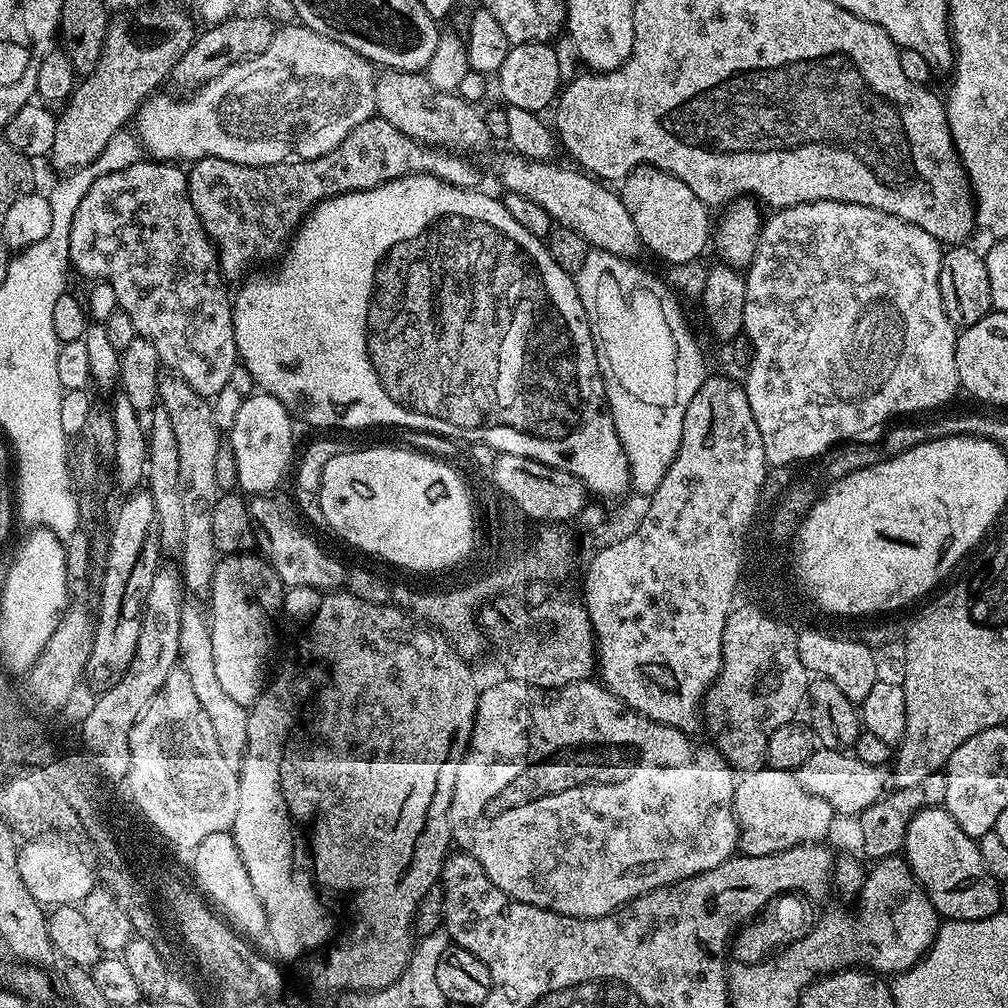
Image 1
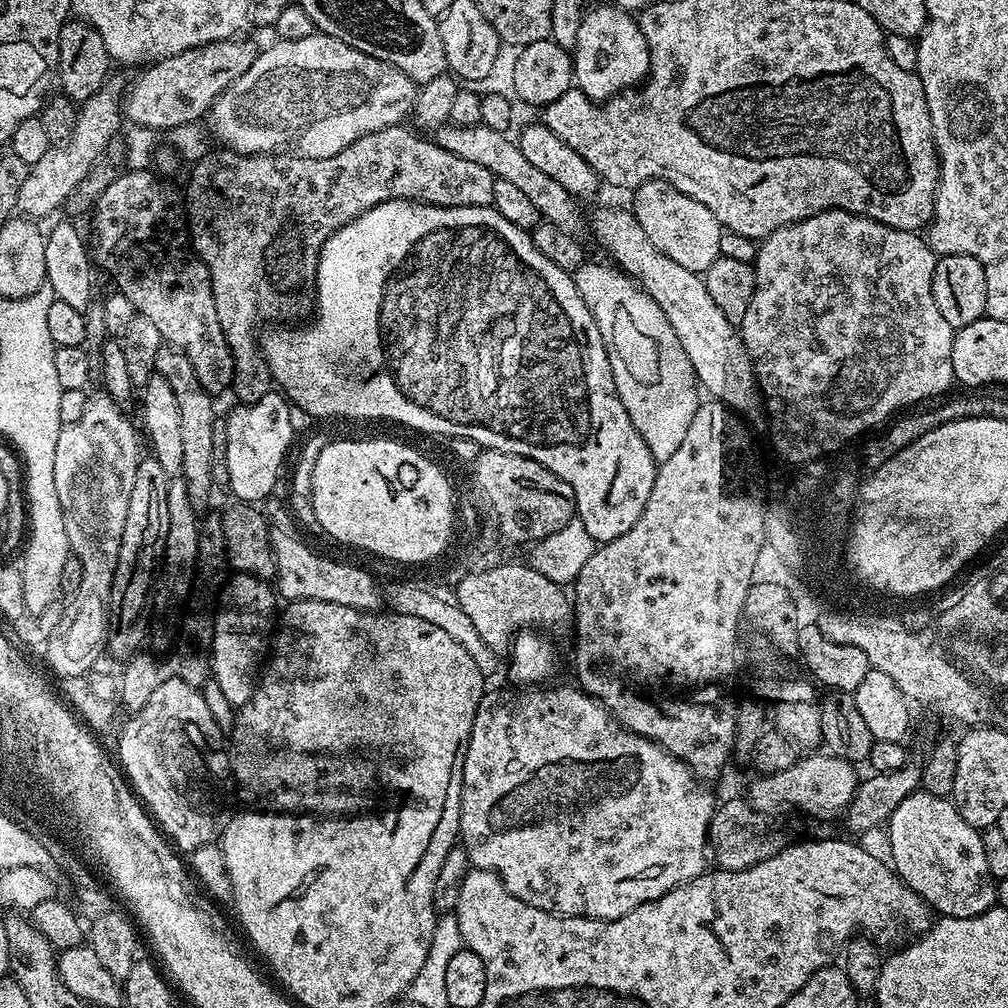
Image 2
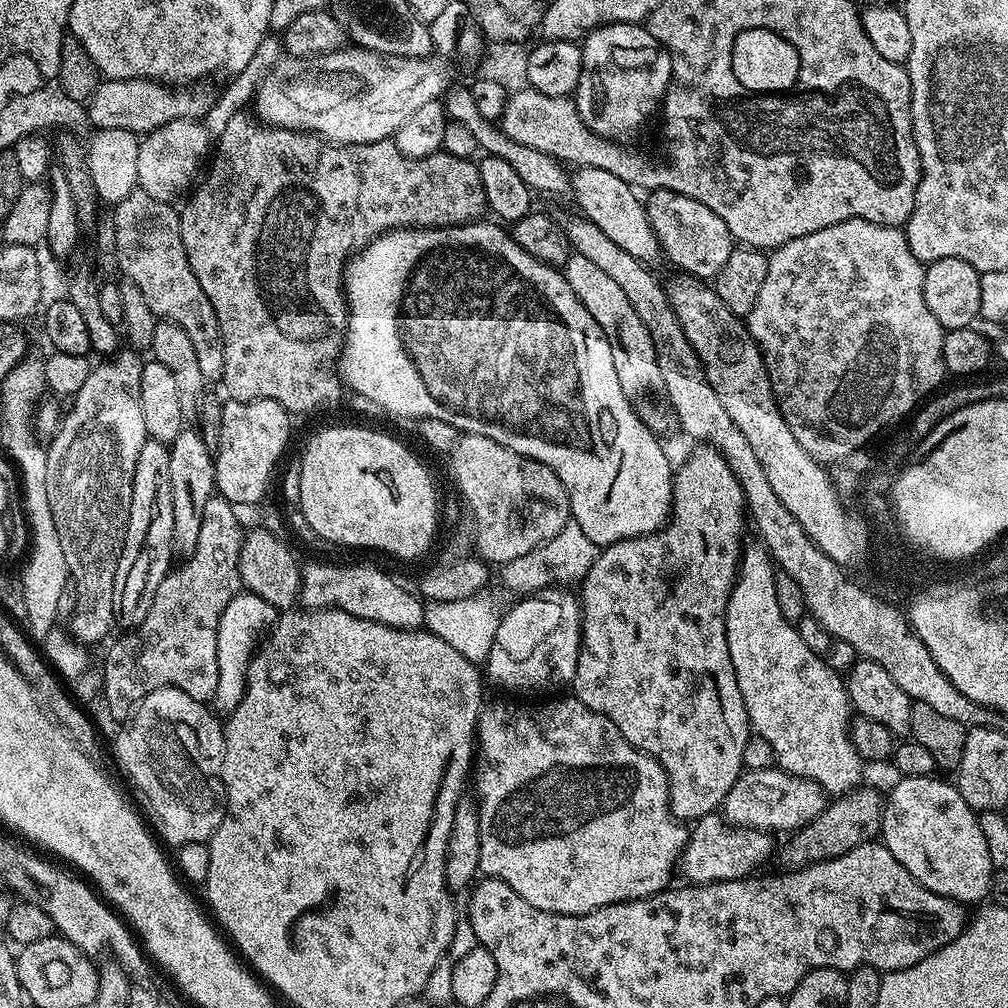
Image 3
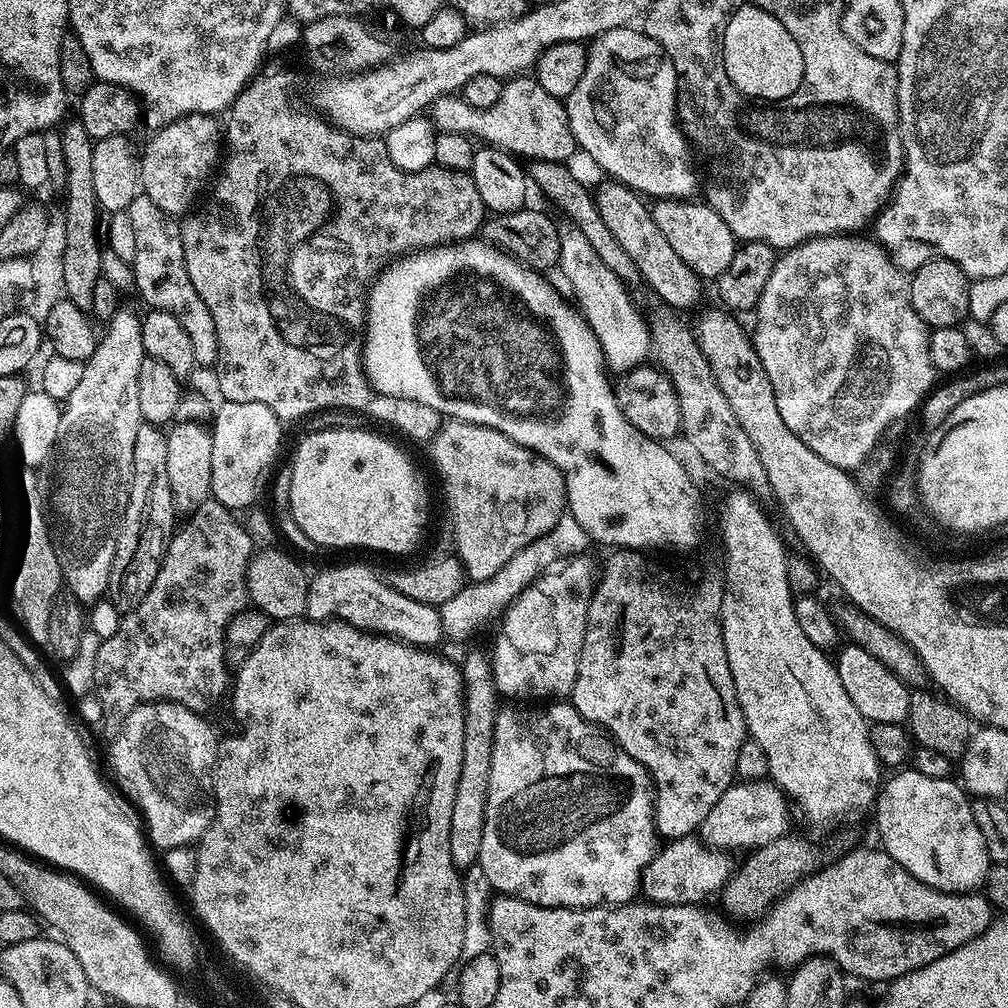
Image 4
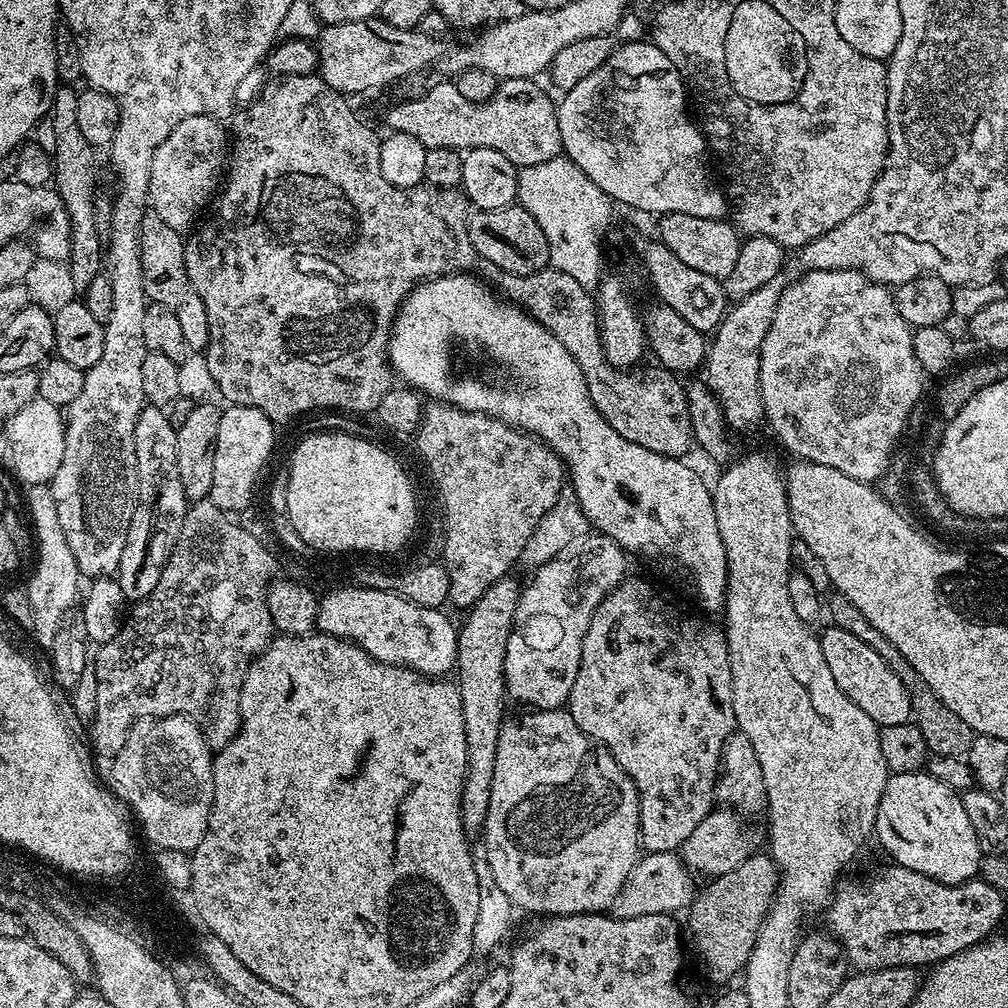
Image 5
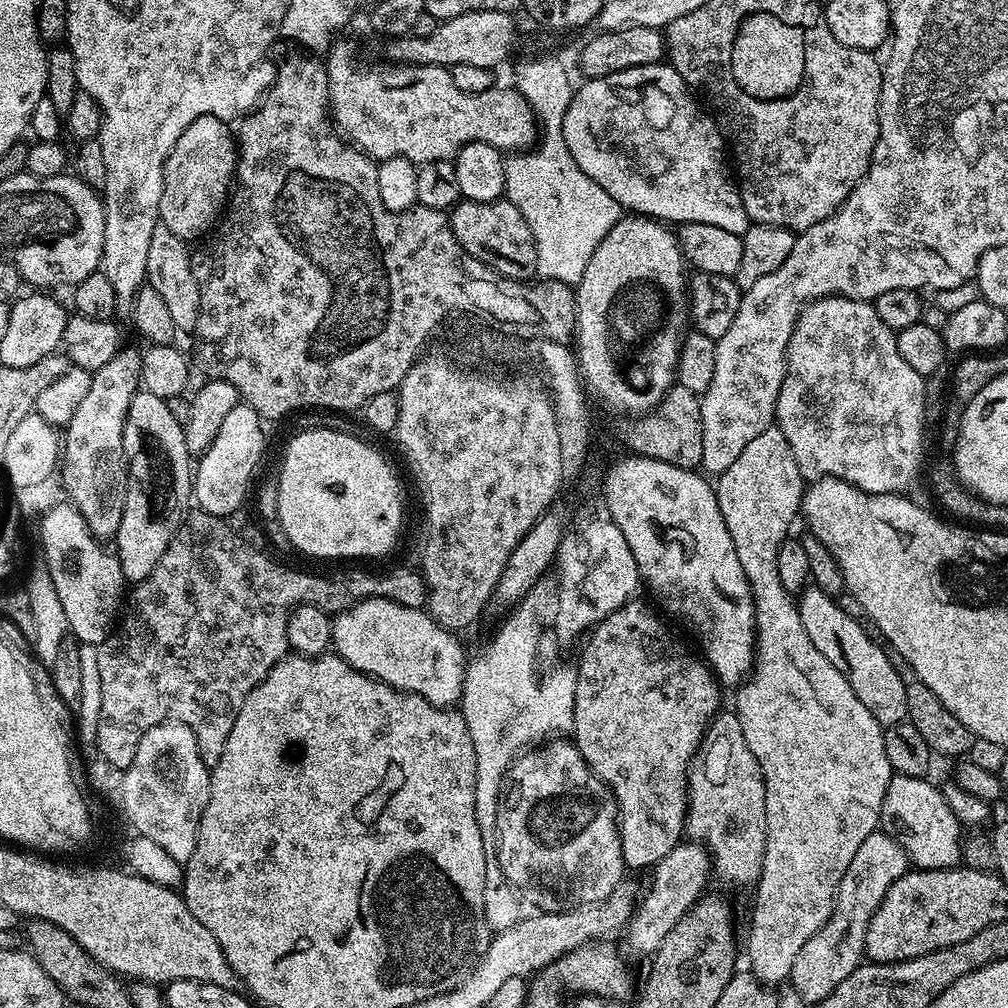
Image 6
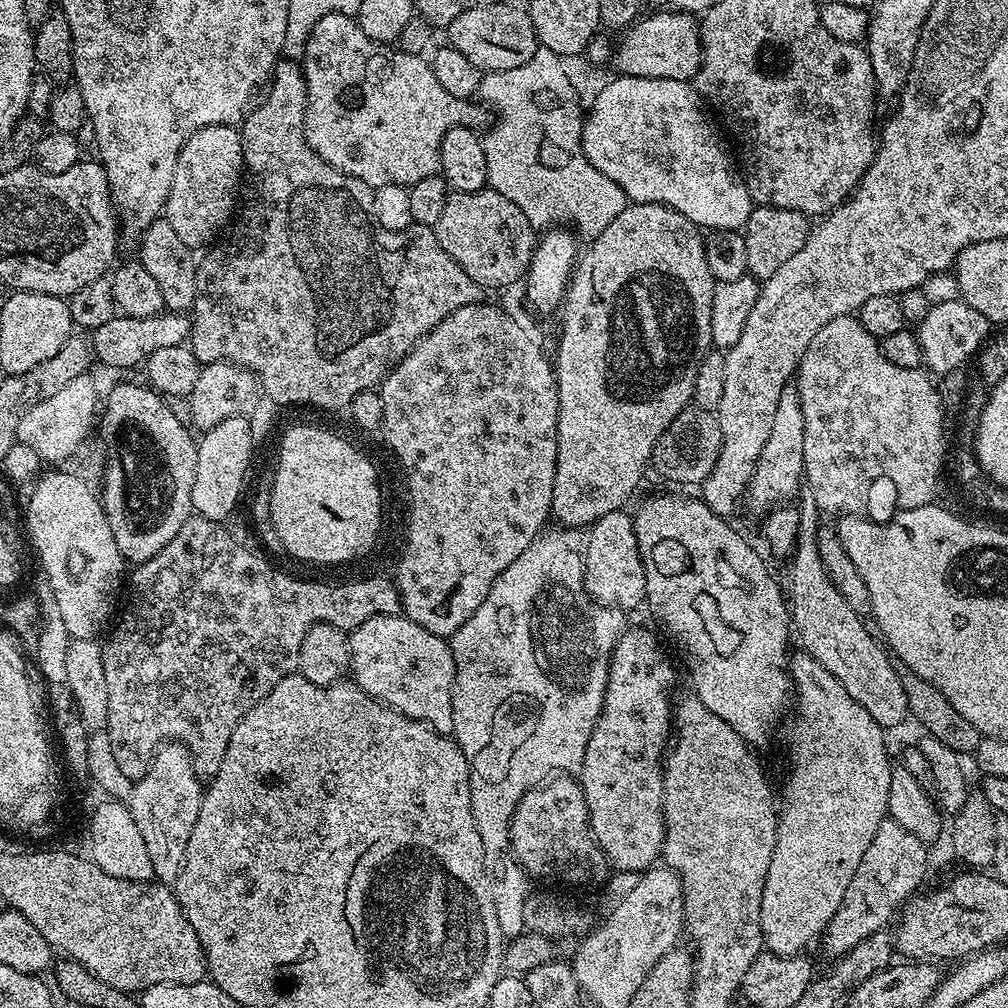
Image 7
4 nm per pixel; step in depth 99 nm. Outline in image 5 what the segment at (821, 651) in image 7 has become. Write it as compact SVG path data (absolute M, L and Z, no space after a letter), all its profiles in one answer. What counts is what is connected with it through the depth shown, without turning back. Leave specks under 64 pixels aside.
M825 628L825 632L821 631L818 636L822 658L826 658L826 666L830 666L830 674L834 674L834 682L838 682L842 694L846 694L846 698L850 698L850 702L854 702L854 706L880 728L911 721L910 698L898 674L894 674L894 670L890 670L883 658L862 642L862 638L854 638L854 634L846 634L846 630Z

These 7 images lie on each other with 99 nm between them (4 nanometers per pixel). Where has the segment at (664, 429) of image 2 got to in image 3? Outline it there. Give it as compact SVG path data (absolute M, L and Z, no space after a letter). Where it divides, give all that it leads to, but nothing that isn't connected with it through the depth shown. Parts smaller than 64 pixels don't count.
M577 254L569 255L568 263L563 265L562 271L568 280L568 285L574 294L590 310L594 322L602 326L606 338L614 354L614 370L618 370L618 382L622 382L622 390L629 398L635 397L635 392L648 392L651 388L661 387L660 371L654 354L654 342L650 342L650 334L646 326L642 326L642 318L634 314L630 302L626 302L626 294L618 287L618 282L610 278L610 274L602 274L590 258Z

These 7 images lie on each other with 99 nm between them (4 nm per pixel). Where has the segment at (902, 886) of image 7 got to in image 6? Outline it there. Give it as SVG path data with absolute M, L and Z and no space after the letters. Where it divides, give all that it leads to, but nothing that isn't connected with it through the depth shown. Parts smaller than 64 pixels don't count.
M883 830L871 832L866 842L858 846L858 854L854 854L850 866L846 866L846 874L842 874L842 882L836 891L836 901L832 904L830 918L812 935L810 942L806 942L802 950L798 950L798 958L794 958L794 966L790 970L788 980L798 999L805 1000L812 1006L819 1006L835 990L838 982L842 982L842 978L850 978L850 974L854 974L854 970L860 967L866 956L864 943L870 918L874 918L874 914L882 906L893 882L902 878L909 870L910 861L906 850L902 850L902 846L898 846L898 842L894 842L894 838L890 838Z

